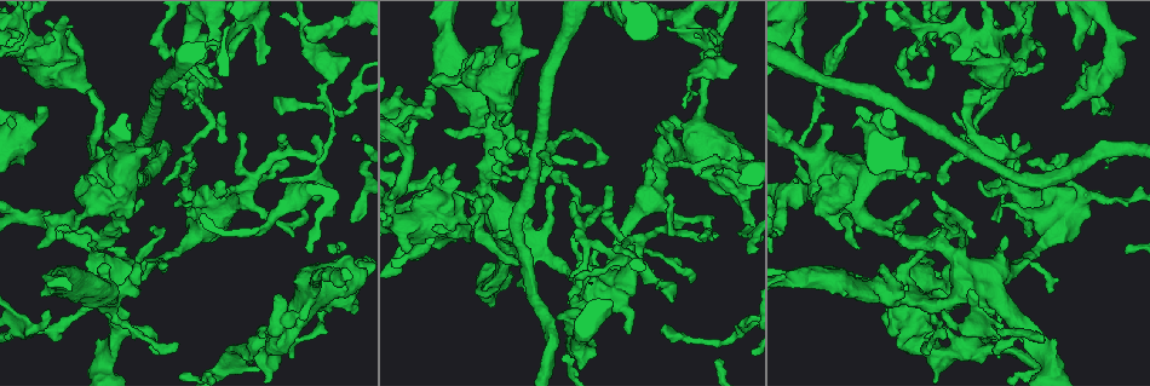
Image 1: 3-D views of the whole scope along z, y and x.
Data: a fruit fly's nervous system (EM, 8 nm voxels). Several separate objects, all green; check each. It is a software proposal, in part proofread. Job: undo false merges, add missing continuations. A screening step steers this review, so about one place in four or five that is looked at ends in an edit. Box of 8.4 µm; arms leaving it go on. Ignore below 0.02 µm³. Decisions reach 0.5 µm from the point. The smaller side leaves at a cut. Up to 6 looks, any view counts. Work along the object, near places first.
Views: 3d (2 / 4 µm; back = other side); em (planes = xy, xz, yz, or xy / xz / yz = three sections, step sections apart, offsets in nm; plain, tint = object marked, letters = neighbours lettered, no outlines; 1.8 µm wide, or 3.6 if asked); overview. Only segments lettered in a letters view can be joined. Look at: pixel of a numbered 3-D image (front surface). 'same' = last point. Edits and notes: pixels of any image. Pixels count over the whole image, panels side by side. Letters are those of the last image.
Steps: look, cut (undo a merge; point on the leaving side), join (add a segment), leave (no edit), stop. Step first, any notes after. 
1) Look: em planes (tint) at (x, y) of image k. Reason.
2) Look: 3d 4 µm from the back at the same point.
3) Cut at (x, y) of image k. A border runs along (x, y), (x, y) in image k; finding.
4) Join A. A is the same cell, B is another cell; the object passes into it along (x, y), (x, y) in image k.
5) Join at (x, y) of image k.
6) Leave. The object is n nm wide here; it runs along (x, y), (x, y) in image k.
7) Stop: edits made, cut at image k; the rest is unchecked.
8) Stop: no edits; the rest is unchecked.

Look: 3d 2 µm at (736, 184) of image 1. Arms part here.

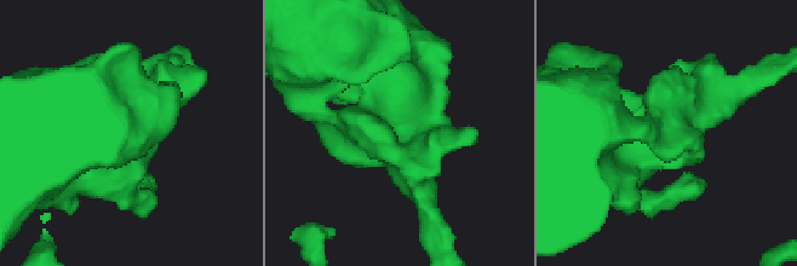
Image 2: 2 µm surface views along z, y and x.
Look: em xz step 16 (tint) at (388, 136) of image 2.

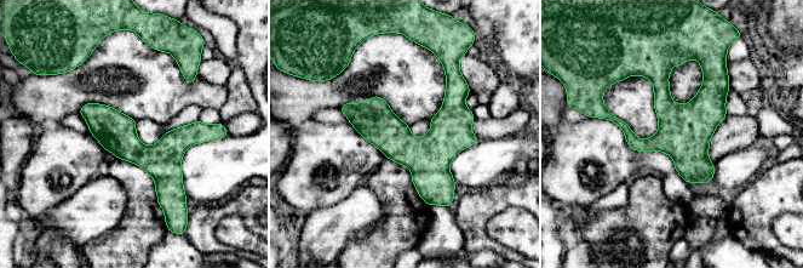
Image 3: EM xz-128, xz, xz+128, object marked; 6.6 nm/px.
Look: em planes (letters) at the same point. Another direction.

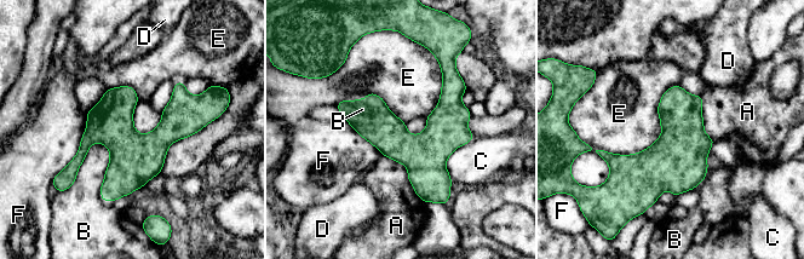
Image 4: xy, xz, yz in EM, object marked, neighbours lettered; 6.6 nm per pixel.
Leave. A, B, C, D, E and F are other cells; all the same cell.

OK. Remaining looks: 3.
Look: 3d 4 µm at (349, 58) of image 1. Free end.

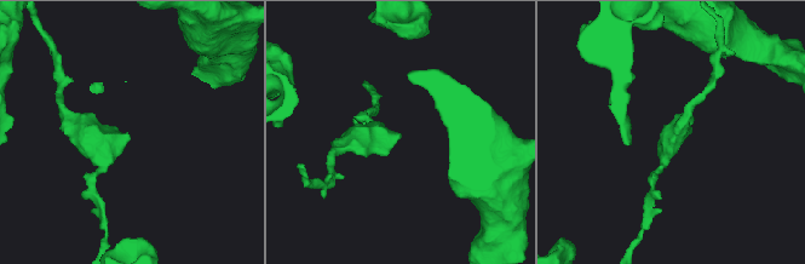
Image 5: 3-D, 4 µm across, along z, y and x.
Look: em planes (plain) at (129, 136) of image 5.

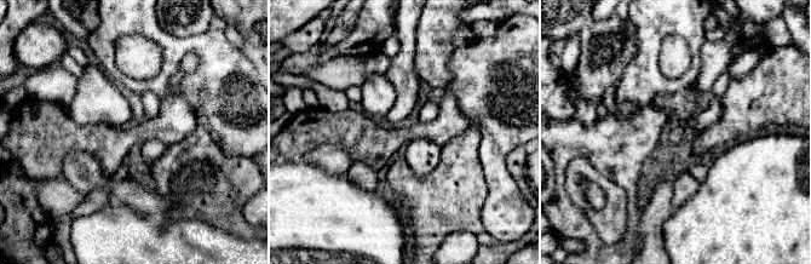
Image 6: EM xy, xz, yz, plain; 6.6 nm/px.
Look: em planes (letters) at the same point. See the neighbours.

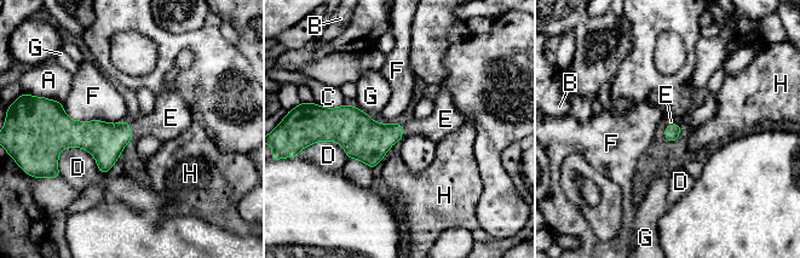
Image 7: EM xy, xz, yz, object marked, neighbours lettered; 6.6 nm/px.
Join E. E is the same cell, A, B, C, D, F, G and H are other cells; the object passes into it along (105, 142), (130, 128), (166, 122) in image 7; the cell continues.

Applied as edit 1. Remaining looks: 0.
Stop: edits made, join at image 7; the rest is unchecked.

